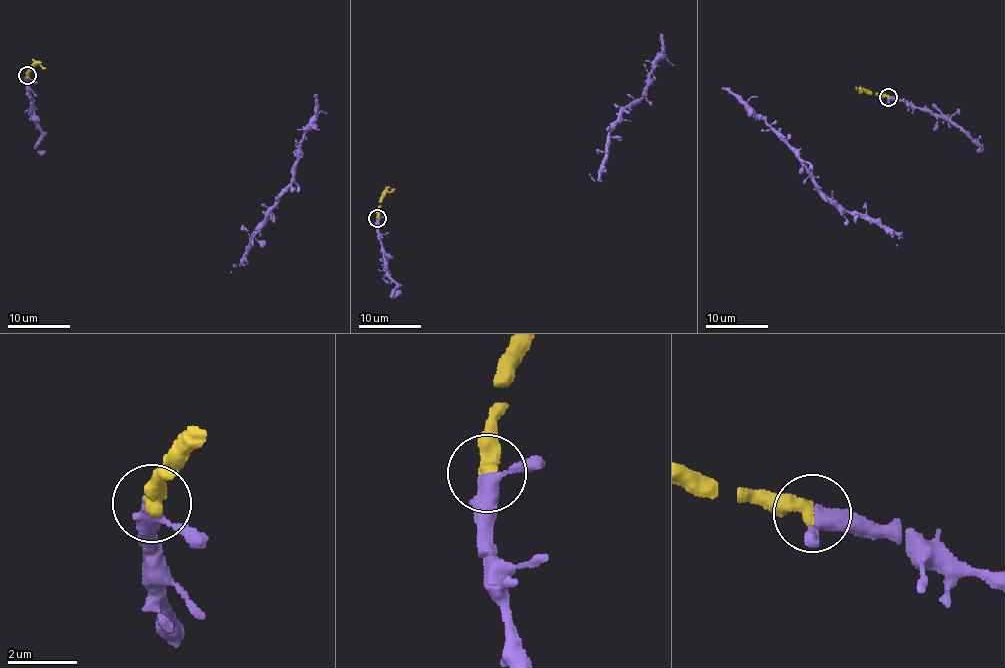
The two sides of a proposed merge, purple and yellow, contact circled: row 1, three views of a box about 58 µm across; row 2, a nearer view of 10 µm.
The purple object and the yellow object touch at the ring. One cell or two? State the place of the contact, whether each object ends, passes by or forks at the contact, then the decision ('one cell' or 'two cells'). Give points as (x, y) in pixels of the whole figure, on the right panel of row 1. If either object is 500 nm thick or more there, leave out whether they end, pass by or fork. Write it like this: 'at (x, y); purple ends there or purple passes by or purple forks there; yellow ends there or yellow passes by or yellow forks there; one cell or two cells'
at (888, 97); purple passes by; yellow ends there; one cell

